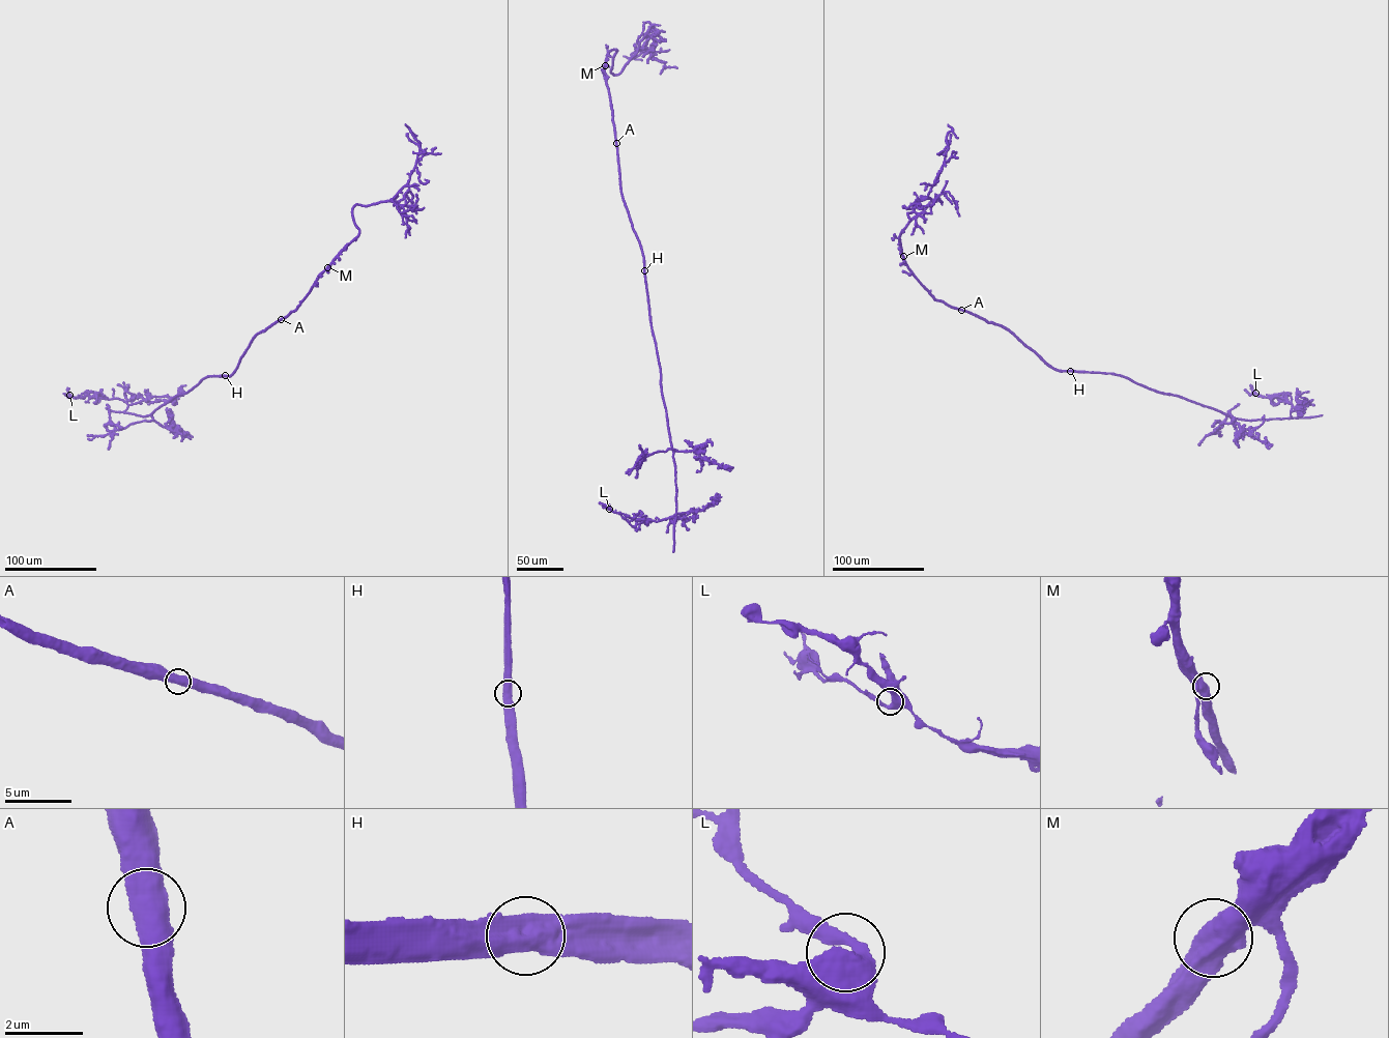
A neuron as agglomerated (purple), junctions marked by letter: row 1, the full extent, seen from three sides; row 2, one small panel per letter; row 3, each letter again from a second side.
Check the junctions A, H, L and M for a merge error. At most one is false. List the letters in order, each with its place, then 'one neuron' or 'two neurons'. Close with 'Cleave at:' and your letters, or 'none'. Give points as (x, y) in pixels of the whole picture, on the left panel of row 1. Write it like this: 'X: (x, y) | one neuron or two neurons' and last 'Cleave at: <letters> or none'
A: (281, 319) | one neuron
H: (225, 375) | one neuron
L: (69, 395) | one neuron
M: (327, 267) | one neuron
Cleave at: none

